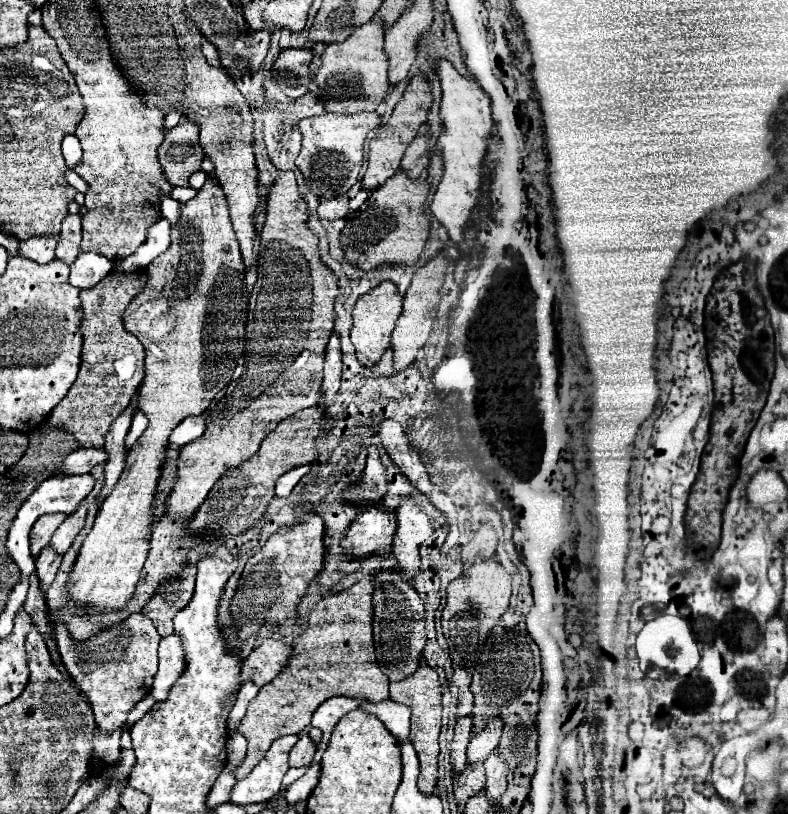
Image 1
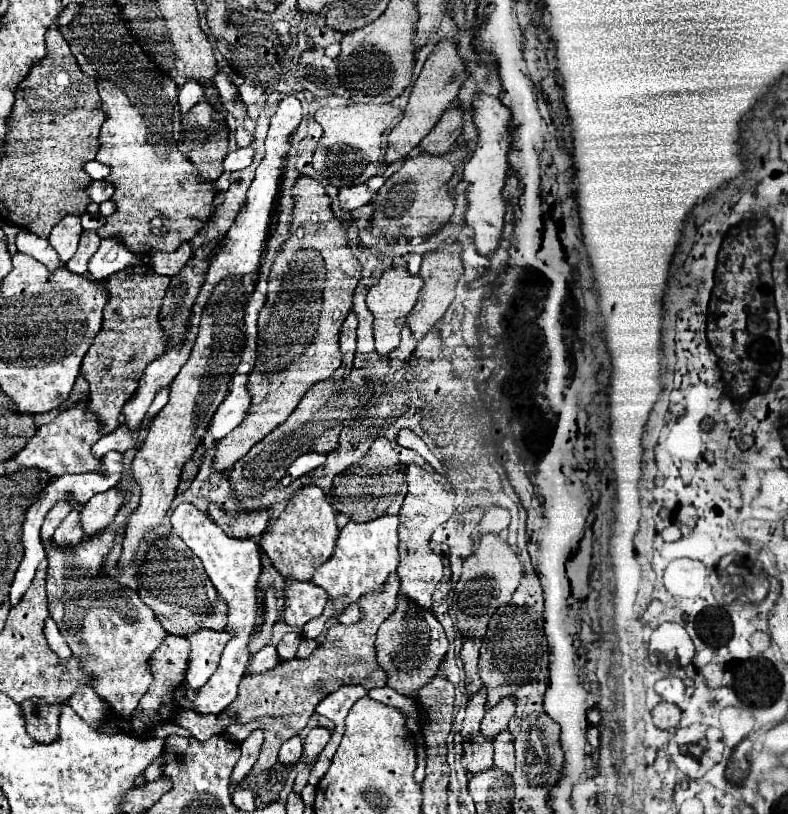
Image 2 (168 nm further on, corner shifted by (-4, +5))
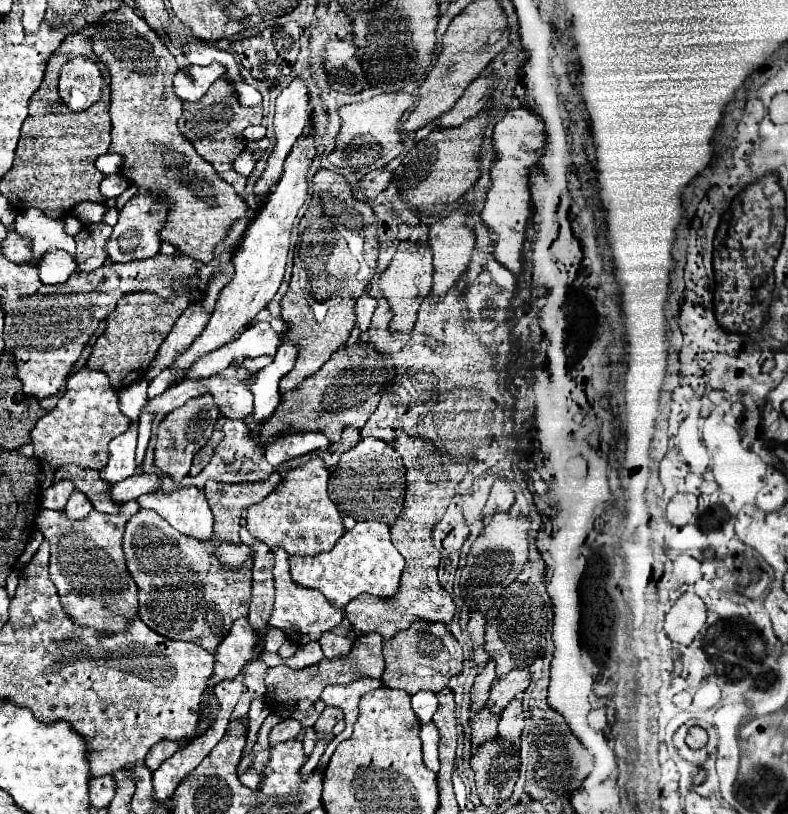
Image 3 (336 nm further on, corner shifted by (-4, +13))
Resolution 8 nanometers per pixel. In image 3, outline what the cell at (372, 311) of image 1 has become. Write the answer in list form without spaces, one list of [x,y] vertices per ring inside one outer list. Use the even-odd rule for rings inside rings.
[[[400,245],[388,265],[388,269],[380,275],[380,291],[384,295],[384,299],[388,301],[390,309],[392,309],[392,321],[388,331],[390,333],[410,333],[416,321],[416,311],[420,307],[420,303],[424,301],[424,297],[430,293],[430,283],[432,283],[432,251],[428,245],[424,247],[412,247],[412,245]]]

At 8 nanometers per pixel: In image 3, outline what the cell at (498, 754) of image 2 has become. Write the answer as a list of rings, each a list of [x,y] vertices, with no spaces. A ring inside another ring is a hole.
[[[520,699],[510,701],[510,705],[500,713],[498,721],[498,737],[500,741],[516,743],[520,737],[520,731],[524,727],[524,715],[522,715],[522,705]]]

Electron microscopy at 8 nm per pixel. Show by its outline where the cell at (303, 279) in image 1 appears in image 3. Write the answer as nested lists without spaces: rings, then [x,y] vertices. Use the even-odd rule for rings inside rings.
[[[320,169],[312,179],[312,205],[308,207],[308,213],[300,219],[298,235],[300,243],[294,253],[294,265],[292,265],[292,277],[290,287],[286,295],[282,297],[282,321],[286,323],[284,341],[290,341],[298,347],[298,357],[294,361],[294,367],[288,375],[280,379],[280,395],[296,389],[304,379],[314,375],[334,351],[346,345],[350,331],[356,323],[354,305],[356,299],[366,291],[368,281],[376,273],[376,257],[378,257],[378,235],[376,235],[376,217],[372,209],[366,203],[360,203],[352,197],[348,181],[332,171]]]

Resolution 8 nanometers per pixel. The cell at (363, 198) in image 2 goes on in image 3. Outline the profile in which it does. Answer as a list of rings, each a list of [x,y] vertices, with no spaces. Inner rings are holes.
[[[376,169],[376,171],[370,171],[368,175],[364,175],[360,181],[358,181],[358,191],[372,199],[376,197],[380,191],[386,189],[386,185],[390,183],[392,179],[392,173],[390,171],[384,171],[384,169]]]

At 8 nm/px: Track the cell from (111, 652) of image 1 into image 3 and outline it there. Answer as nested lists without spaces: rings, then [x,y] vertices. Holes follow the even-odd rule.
[[[128,501],[120,505],[116,515],[92,511],[82,521],[68,521],[60,511],[42,509],[38,513],[36,527],[50,543],[50,579],[56,585],[60,603],[72,623],[104,633],[118,633],[138,617],[138,587],[126,569],[122,553],[124,525],[138,511],[140,505]]]

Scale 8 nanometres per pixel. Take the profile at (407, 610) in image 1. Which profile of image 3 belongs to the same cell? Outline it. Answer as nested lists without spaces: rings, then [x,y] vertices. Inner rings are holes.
[[[416,619],[408,629],[398,631],[392,639],[382,643],[382,653],[386,661],[386,669],[382,675],[382,683],[392,689],[402,689],[410,695],[416,691],[440,691],[448,685],[452,675],[462,671],[462,647],[446,629],[444,623]]]

